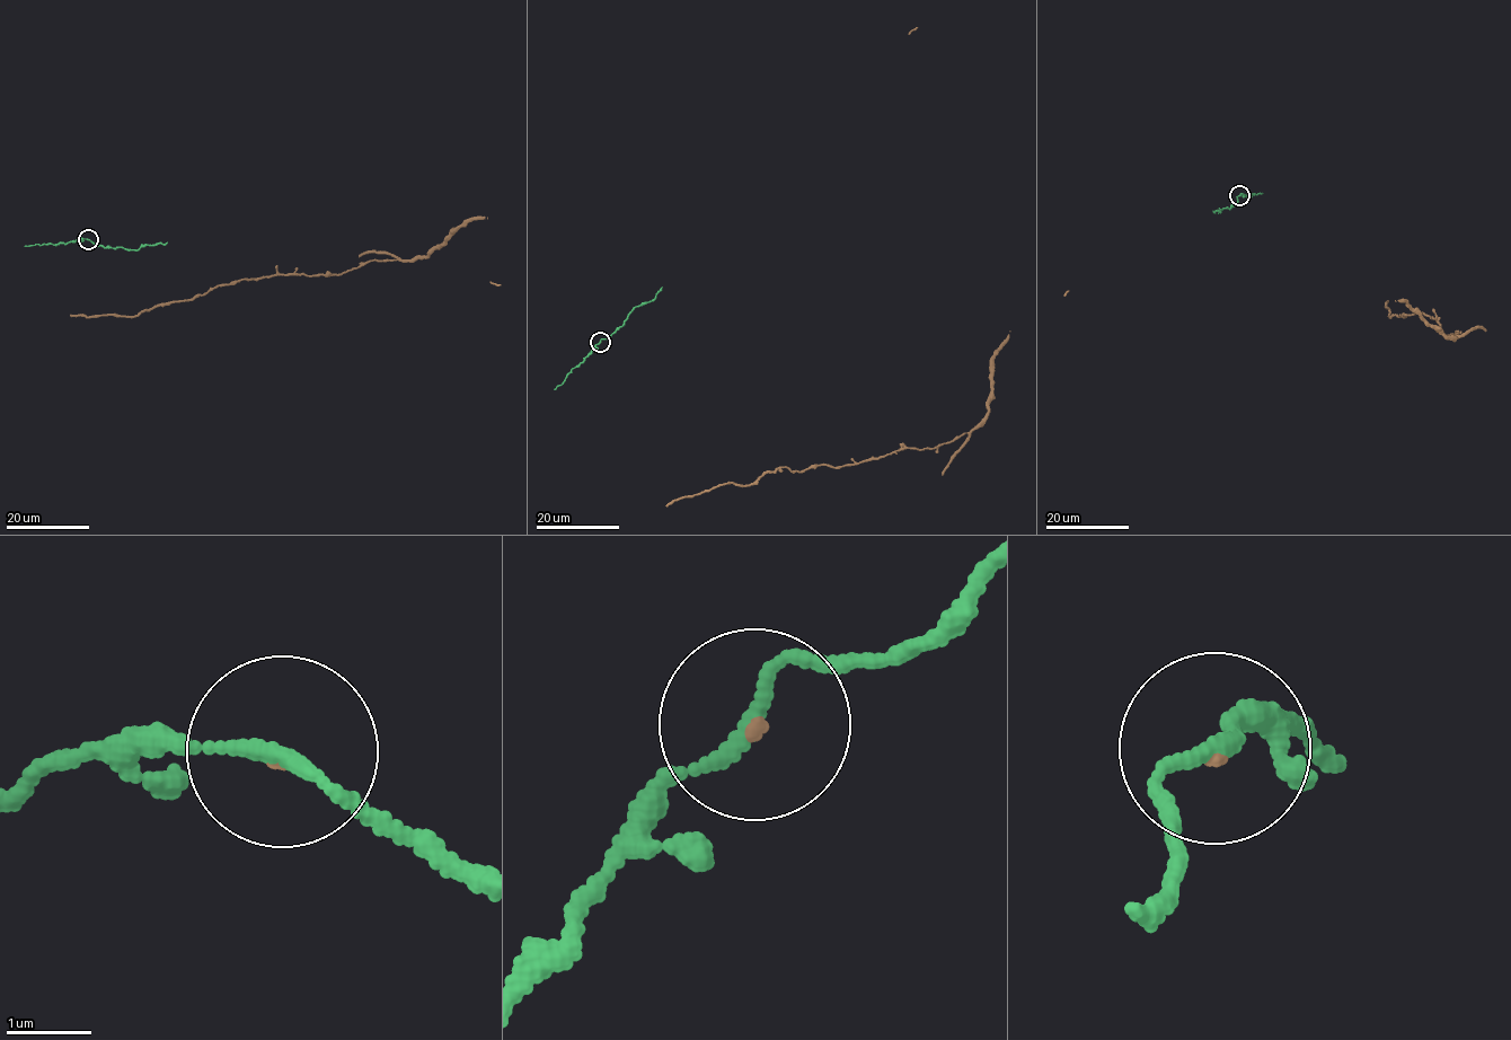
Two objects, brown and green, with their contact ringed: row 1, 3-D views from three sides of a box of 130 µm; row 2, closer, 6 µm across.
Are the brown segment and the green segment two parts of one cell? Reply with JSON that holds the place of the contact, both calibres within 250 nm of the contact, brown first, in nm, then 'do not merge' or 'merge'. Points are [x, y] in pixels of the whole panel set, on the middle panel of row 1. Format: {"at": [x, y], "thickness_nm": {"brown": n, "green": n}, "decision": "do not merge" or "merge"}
{"at": [600, 342], "thickness_nm": {"brown": 70, "green": 160}, "decision": "merge"}

